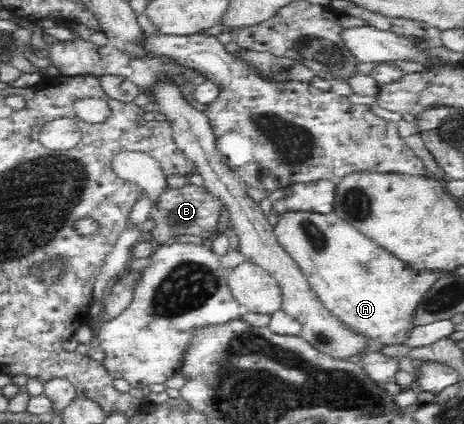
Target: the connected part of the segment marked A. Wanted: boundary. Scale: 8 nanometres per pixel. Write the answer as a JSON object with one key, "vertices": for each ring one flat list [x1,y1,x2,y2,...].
{"vertices":[[284,210,279,213,273,232,279,247,300,268,314,298,343,327,349,329,353,335,368,339,370,343,386,346,400,345,400,347,408,345,412,329,418,325,416,309,433,281,444,274,429,271,416,272,408,264,404,265,400,260,394,261,390,253,380,249,349,221,340,218,335,212,324,215,310,210]]}

